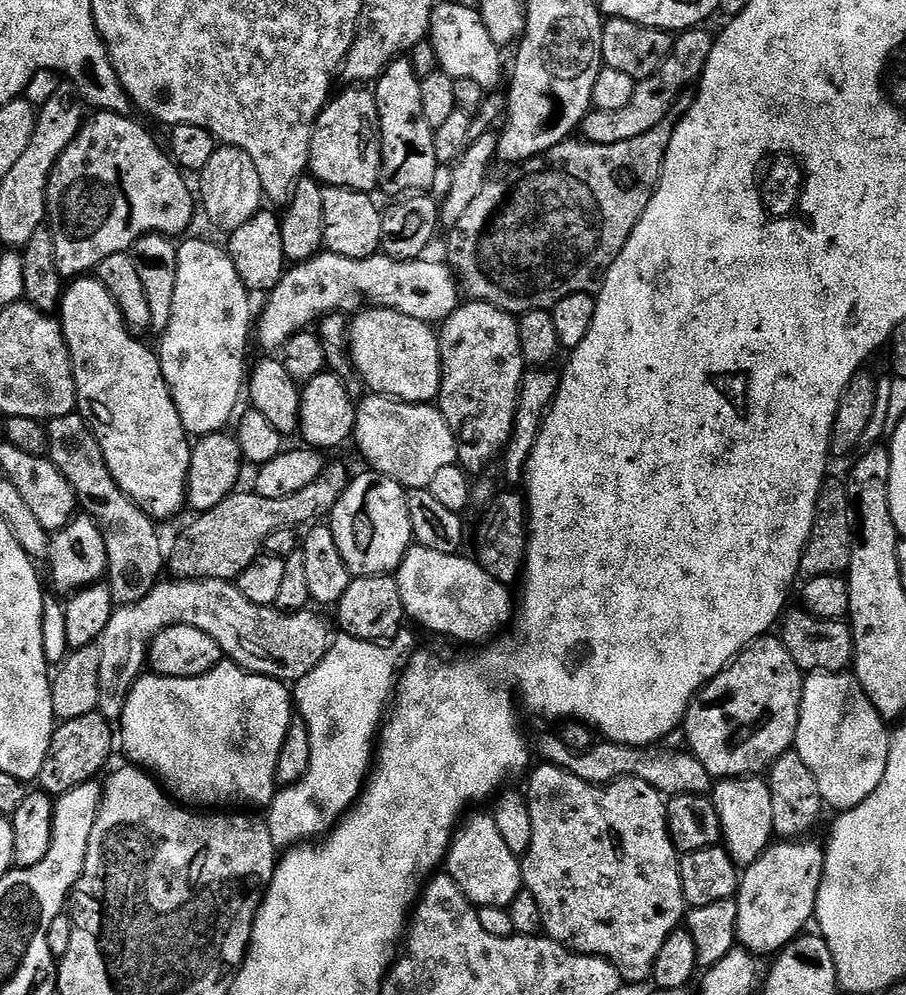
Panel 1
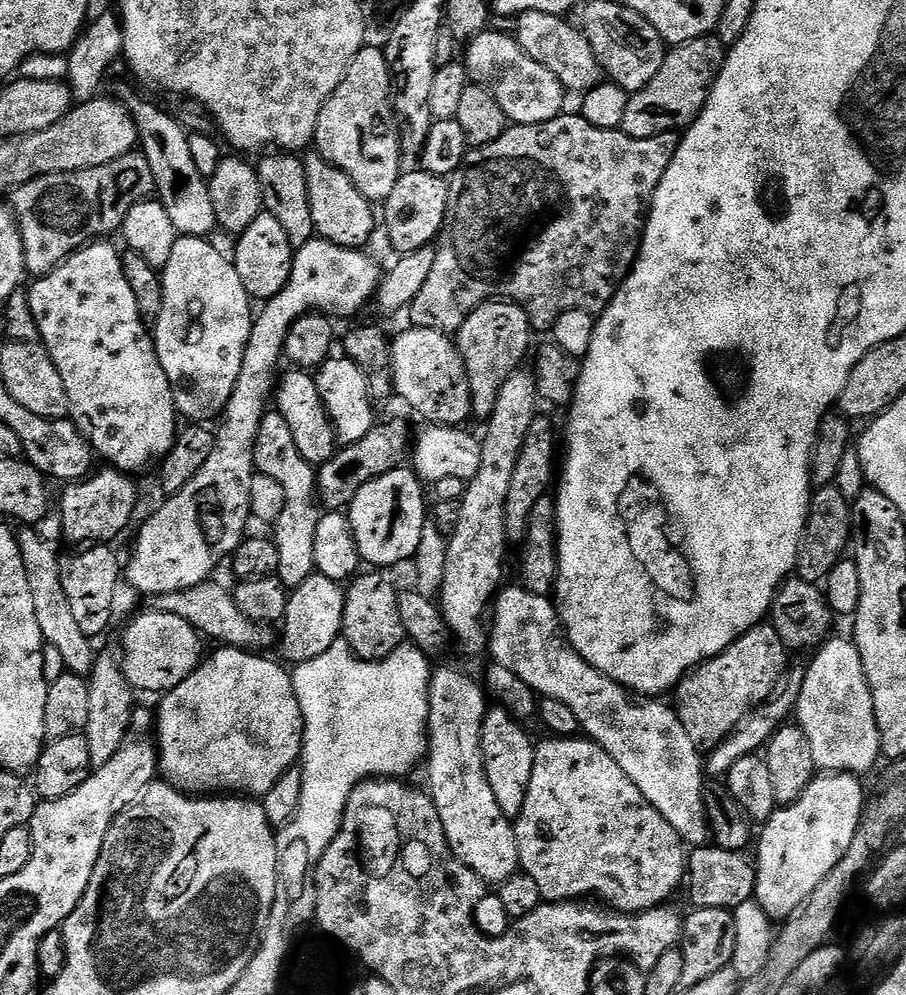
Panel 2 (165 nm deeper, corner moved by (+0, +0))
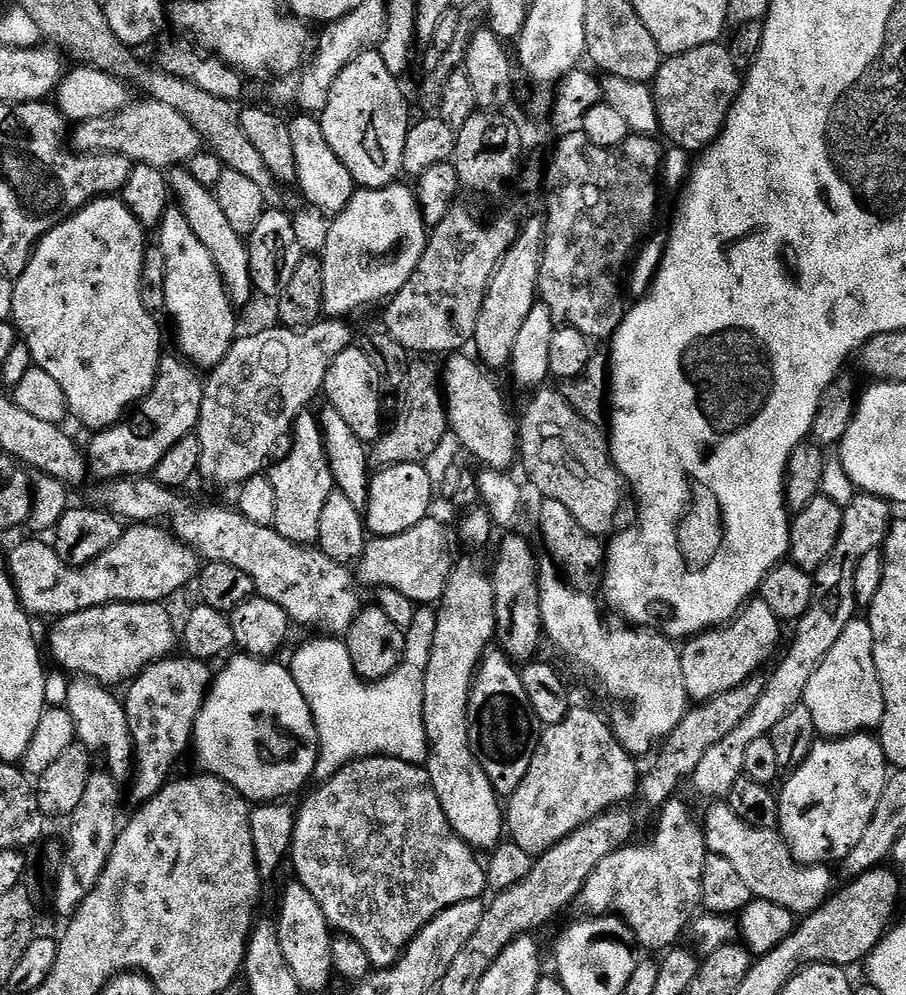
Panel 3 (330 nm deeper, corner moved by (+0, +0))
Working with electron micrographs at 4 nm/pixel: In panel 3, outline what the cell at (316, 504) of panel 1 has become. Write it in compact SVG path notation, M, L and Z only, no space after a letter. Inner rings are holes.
M416 358L409 363L406 383L403 385L404 397L400 400L400 413L397 414L392 429L390 424L380 439L371 445L370 460L377 469L399 464L423 464L450 430L446 397L438 383L438 368L436 372L435 366L424 360L427 359Z

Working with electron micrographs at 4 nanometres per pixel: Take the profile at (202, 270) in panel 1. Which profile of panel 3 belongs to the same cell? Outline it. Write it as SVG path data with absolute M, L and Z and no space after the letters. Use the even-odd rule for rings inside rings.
M179 206L169 207L164 213L158 225L159 232L158 247L166 254L166 312L176 323L179 351L193 365L211 370L224 361L238 338L237 309L228 296L214 258L210 258L210 250L194 238L194 230L190 230L190 222L186 222L186 214Z

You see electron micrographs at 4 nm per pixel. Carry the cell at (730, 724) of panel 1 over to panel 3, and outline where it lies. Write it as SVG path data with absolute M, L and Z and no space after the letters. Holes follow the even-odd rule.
M753 598L740 609L731 622L715 629L691 637L680 648L682 662L682 682L686 682L688 699L692 702L703 702L722 694L726 690L734 690L743 680L757 675L760 667L772 656L776 643L780 640L782 622L766 606L766 602Z

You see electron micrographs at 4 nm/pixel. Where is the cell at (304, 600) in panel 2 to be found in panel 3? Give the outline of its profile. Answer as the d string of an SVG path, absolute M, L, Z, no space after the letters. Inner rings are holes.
M429 516L418 522L418 526L411 527L401 535L371 539L365 545L364 553L357 561L356 567L357 581L363 587L370 586L372 590L381 587L394 589L415 605L435 605L444 596L454 567L448 532L435 516Z

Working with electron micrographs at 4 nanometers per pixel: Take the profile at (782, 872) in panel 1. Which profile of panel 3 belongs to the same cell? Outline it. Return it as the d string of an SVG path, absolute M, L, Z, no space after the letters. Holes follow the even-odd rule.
M857 734L839 738L824 738L812 745L810 754L787 777L784 789L778 792L779 823L778 831L788 842L794 858L799 864L824 864L836 860L843 862L850 850L862 842L870 818L874 818L874 809L878 807L878 798L890 775L890 765L884 756L879 739L872 734Z

